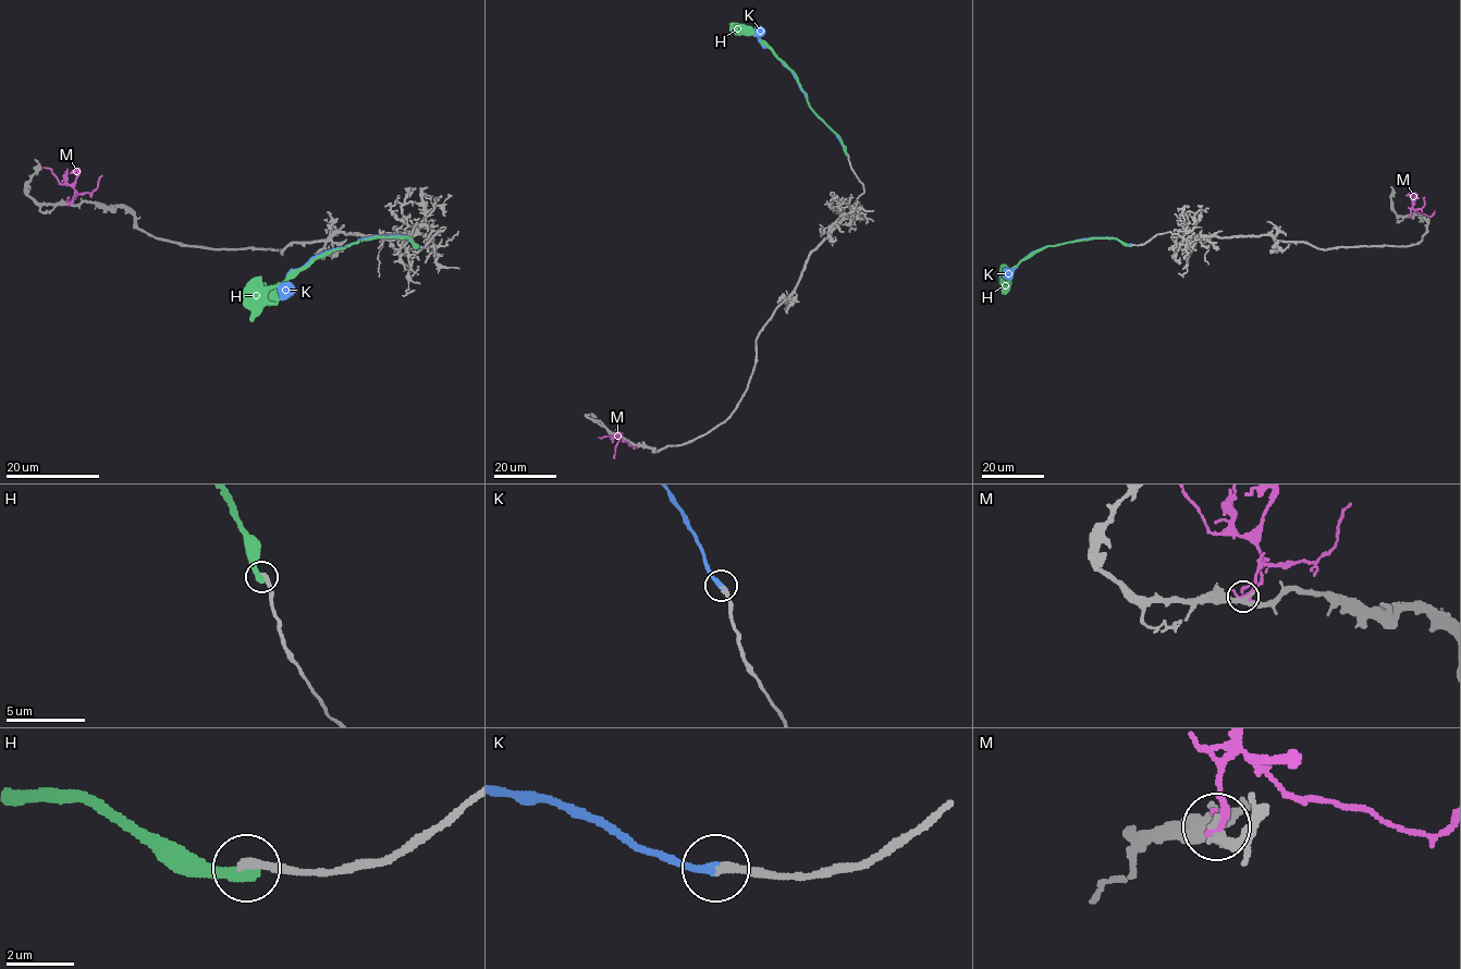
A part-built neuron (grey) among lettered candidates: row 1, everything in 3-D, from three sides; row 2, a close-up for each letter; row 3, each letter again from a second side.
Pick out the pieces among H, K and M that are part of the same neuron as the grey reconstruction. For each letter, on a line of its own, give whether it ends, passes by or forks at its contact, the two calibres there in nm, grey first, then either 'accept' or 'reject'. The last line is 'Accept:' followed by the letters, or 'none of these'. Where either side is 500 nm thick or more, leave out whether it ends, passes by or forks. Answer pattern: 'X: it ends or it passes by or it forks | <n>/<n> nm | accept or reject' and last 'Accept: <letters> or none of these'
H: it ends | 300/400 nm | reject
K: it ends | 280/300 nm | accept
M: it ends | 360/280 nm | reject
Accept: K

